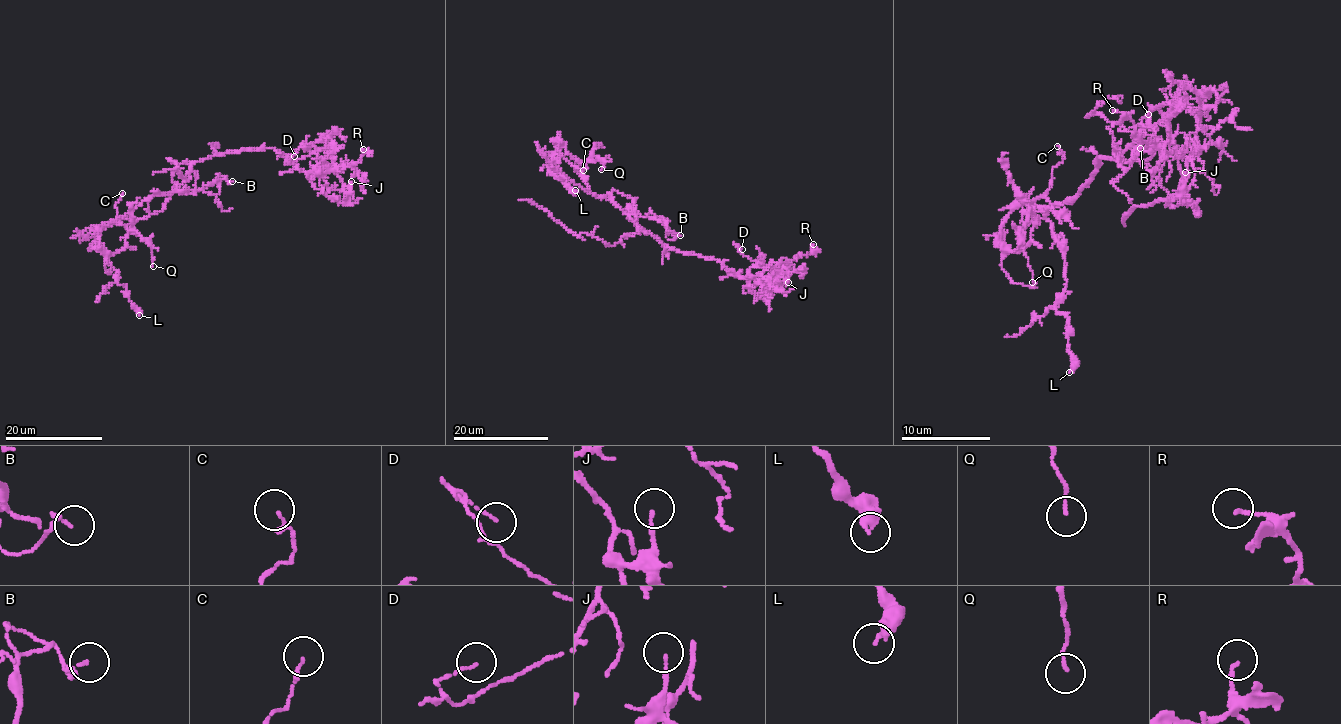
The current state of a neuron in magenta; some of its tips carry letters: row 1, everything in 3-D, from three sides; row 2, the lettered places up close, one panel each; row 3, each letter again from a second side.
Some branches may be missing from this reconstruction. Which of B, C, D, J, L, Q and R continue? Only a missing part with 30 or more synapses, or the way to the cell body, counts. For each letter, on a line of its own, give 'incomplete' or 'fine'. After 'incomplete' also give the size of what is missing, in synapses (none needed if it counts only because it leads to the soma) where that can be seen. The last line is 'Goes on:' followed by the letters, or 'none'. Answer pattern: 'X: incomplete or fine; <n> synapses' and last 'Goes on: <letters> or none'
B: fine
C: fine
D: fine
J: fine
L: fine
Q: fine
R: fine
Goes on: none

